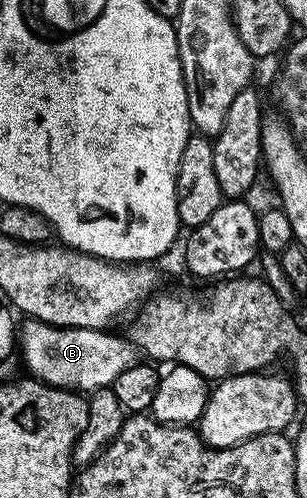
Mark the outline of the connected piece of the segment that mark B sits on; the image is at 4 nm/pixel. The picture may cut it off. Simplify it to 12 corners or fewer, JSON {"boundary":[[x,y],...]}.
{"boundary":[[25,320],[18,353],[57,389],[107,389],[138,364],[127,336]]}

